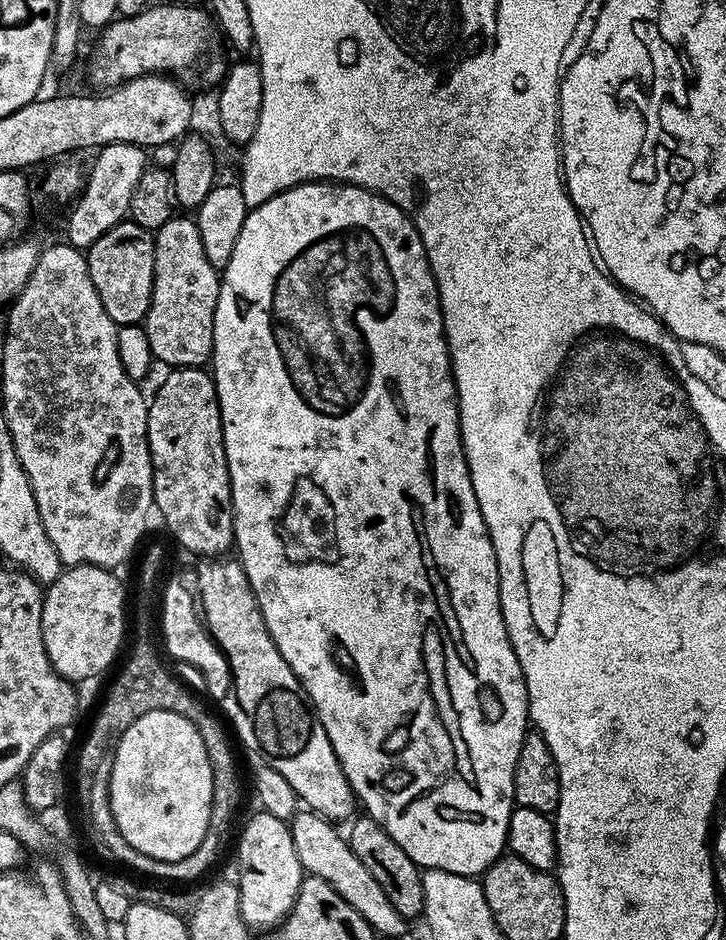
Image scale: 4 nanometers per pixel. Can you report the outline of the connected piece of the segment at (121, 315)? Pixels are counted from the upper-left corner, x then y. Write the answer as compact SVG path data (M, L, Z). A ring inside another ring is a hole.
M125 218L119 224L106 230L98 242L86 250L90 282L106 306L106 314L118 326L139 325L147 316L154 290L154 250L156 241L149 229L138 226L131 218Z

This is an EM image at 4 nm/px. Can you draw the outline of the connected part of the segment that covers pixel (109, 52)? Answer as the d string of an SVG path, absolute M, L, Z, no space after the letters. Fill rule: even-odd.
M153 3L151 6L137 11L135 14L128 14L128 16L123 20L123 18L117 18L108 25L107 28L103 29L99 33L100 41L96 44L96 53L92 56L92 80L97 84L97 89L104 90L109 86L119 86L124 83L125 80L133 80L139 76L147 76L149 74L167 74L169 77L176 78L179 77L180 68L184 71L184 76L188 80L201 80L202 83L208 84L212 83L213 86L219 85L223 81L229 67L229 61L224 61L224 52L220 49L220 40L222 44L222 33L213 17L209 15L203 7L191 8L188 4L156 4Z

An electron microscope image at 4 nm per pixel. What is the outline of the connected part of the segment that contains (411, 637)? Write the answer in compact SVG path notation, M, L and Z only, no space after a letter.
M313 182L299 184L287 188L285 192L269 195L266 202L251 209L242 226L242 234L238 234L238 242L234 245L234 254L230 254L230 262L222 270L220 278L220 293L218 306L214 310L214 346L210 361L210 375L216 384L217 401L220 404L221 430L224 435L225 458L229 466L229 480L232 487L233 530L235 532L234 548L238 553L240 565L244 567L246 578L256 595L258 606L262 610L262 618L270 630L270 638L278 646L282 658L294 670L300 679L300 685L326 730L326 738L330 738L330 746L334 746L334 754L350 782L357 801L363 811L373 816L377 822L410 854L412 861L422 870L446 870L450 874L479 877L490 865L505 855L508 843L508 827L516 804L514 798L514 766L518 762L518 750L522 750L522 742L530 728L528 714L528 691L522 674L522 666L512 649L512 643L506 630L506 622L502 618L500 605L500 575L498 574L498 558L488 533L486 522L482 518L482 510L478 506L478 498L474 494L474 484L470 478L468 463L464 457L464 444L460 441L460 405L456 398L456 382L452 379L452 360L448 357L448 339L444 337L444 315L440 309L440 295L436 289L436 279L428 264L428 255L422 246L422 238L412 225L412 217L407 215L401 205L387 200L376 192L358 187L357 184L341 184L339 182Z

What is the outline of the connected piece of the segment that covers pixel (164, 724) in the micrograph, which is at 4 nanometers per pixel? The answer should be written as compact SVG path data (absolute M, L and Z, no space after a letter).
M164 709L142 714L129 728L125 728L112 759L112 773L110 774L108 793L110 794L110 810L114 816L114 822L118 824L118 830L122 830L122 838L126 838L126 842L130 842L130 846L134 846L134 850L142 850L142 854L166 862L178 862L182 858L194 854L194 850L198 850L198 846L208 829L208 823L212 817L212 799L214 798L214 778L212 777L210 758L206 754L204 739L199 730L196 729L194 722L180 713Z

